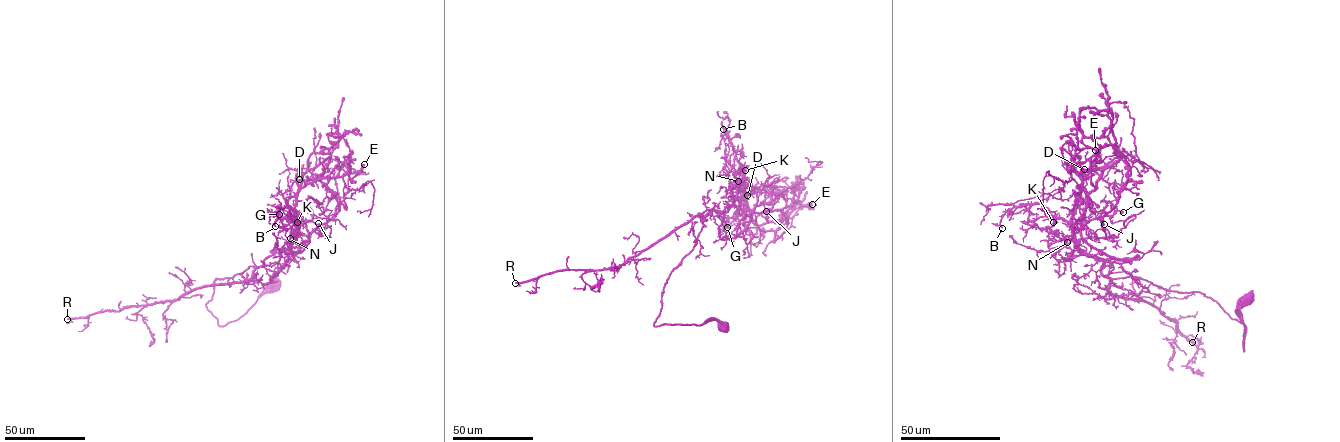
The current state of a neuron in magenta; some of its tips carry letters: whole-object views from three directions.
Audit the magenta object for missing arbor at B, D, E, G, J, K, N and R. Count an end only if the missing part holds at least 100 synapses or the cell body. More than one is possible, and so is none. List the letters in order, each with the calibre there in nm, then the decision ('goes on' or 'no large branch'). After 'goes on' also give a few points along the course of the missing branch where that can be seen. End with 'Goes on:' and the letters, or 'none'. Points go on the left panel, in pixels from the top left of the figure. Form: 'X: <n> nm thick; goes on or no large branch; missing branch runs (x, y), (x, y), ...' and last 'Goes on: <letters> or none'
B: 240 nm thick; no large branch
D: 550 nm thick; no large branch
E: 280 nm thick; no large branch
G: 600 nm thick; no large branch
J: 440 nm thick; no large branch
K: 380 nm thick; no large branch
N: 380 nm thick; no large branch
R: 440 nm thick; goes on
Goes on: R

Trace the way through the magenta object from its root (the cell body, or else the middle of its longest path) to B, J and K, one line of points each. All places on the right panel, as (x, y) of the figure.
B: (1245, 300), (1244, 350), (1246, 327), (1215, 301), (1108, 279), (1104, 260), (1042, 204), (1014, 206), (1002, 228)
J: (1245, 300), (1244, 350), (1246, 327), (1203, 294), (1106, 278), (1104, 260), (1077, 245), (1104, 238), (1104, 224)
K: (1245, 300), (1244, 350), (1246, 327), (1215, 301), (1108, 279), (1104, 260), (1053, 222)

